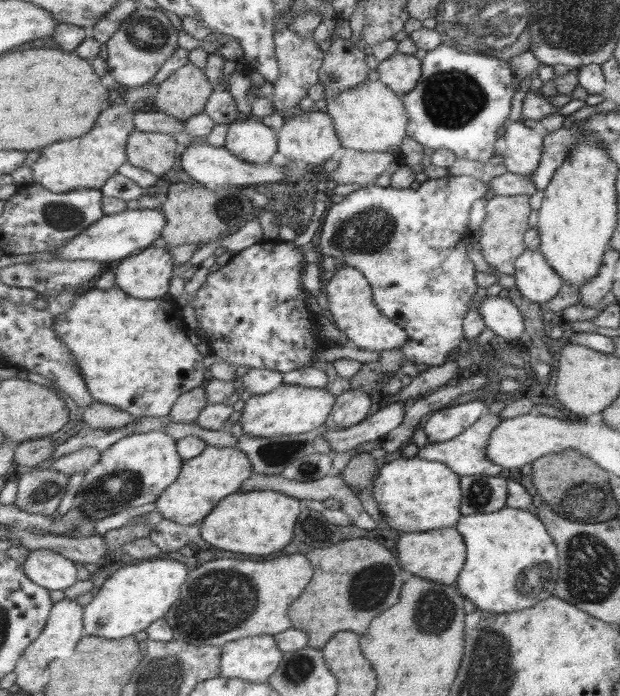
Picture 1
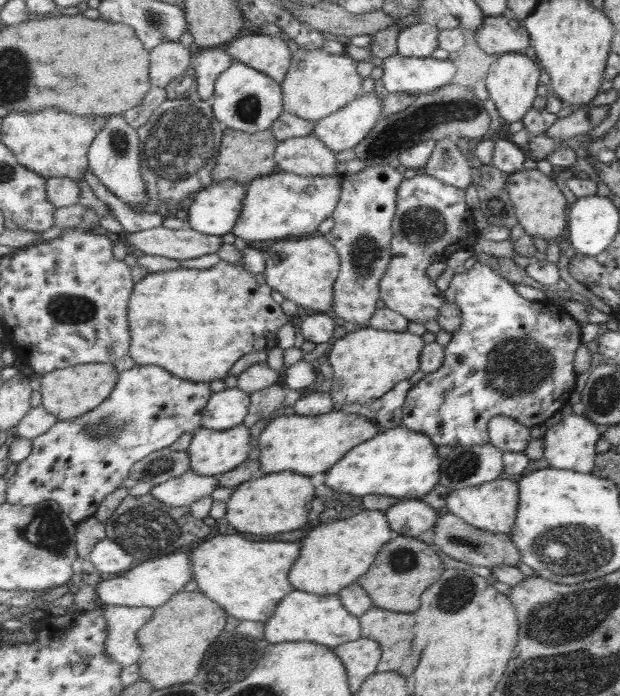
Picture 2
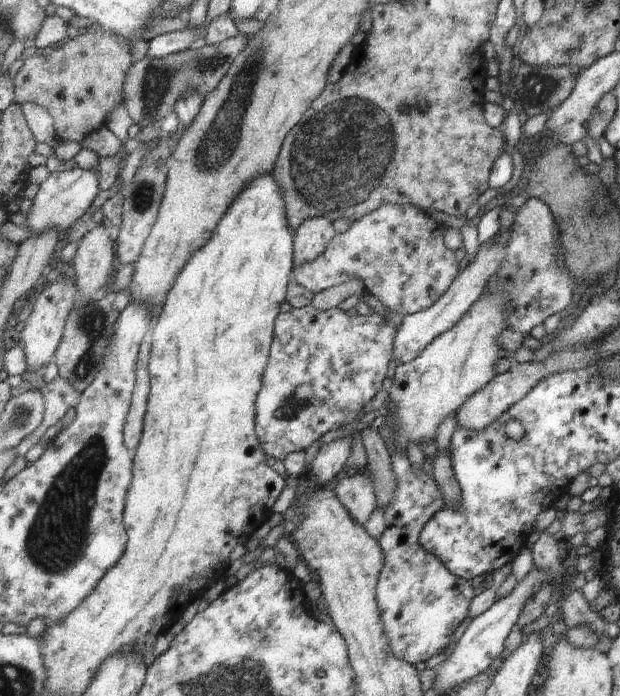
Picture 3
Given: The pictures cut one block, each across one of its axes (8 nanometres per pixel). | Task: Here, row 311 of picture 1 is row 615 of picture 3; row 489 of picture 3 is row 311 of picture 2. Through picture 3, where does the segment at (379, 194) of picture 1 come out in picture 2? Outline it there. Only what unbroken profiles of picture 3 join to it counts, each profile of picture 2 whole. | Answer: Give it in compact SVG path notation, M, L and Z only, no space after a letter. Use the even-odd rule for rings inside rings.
M426 173L405 179L398 193L397 214L393 220L393 260L381 280L381 300L410 321L425 324L427 320L437 320L445 304L444 292L429 278L429 266L446 260L457 250L473 247L478 233L476 217L465 202L465 189Z

